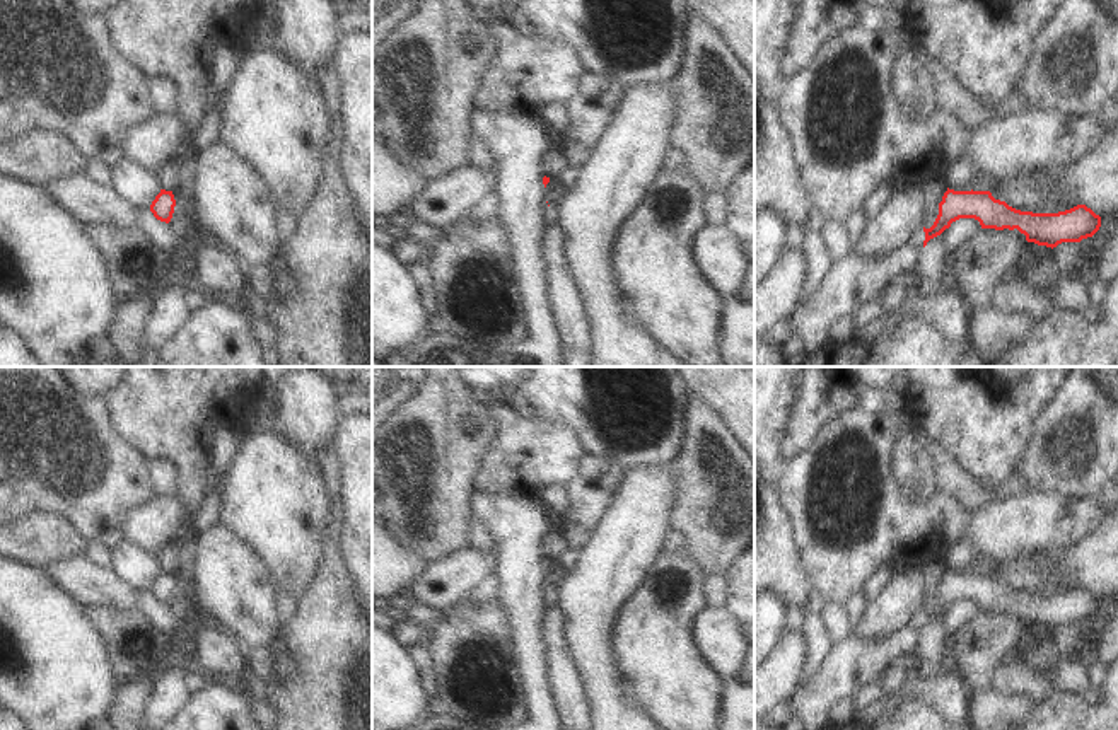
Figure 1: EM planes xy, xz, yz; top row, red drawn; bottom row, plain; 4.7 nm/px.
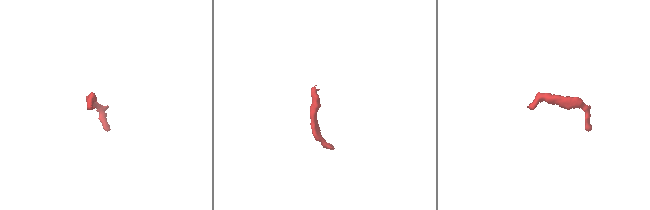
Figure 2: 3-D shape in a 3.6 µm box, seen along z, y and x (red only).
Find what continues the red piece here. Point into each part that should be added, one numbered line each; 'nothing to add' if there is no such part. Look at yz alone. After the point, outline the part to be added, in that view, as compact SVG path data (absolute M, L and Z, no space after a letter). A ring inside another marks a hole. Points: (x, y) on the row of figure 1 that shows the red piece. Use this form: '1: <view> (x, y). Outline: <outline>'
1: yz (919, 236). Outline: M920 225L915 229L910 242L913 242L920 251L923 247L923 240L925 240L925 232L923 232L923 227Z

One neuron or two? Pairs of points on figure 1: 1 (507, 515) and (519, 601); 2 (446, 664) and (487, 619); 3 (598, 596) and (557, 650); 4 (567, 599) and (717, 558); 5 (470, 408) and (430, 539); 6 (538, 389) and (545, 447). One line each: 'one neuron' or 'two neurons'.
1: one neuron
2: one neuron
3: two neurons
4: two neurons
5: one neuron
6: two neurons

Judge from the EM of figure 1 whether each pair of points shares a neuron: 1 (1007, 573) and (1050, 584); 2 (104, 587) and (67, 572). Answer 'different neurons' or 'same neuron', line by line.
1: same neuron
2: same neuron

